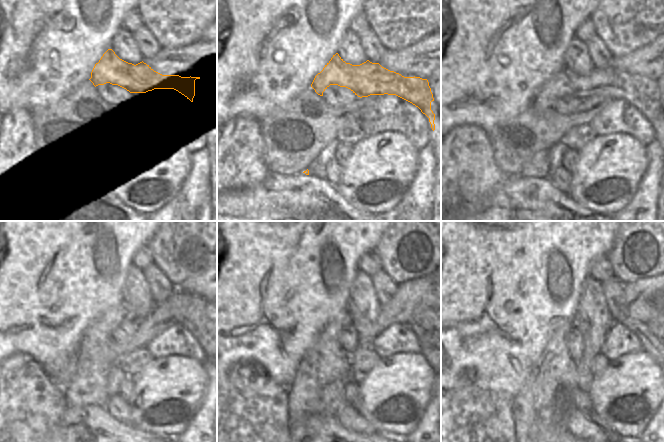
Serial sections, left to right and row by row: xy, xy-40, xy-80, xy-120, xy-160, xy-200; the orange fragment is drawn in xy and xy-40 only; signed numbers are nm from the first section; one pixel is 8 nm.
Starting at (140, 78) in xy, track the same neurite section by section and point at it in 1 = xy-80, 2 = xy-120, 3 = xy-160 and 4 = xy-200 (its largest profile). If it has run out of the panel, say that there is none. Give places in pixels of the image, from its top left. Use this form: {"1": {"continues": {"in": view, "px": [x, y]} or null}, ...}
{"1": {"continues": {"in": "xy-80", "px": [642, 92]}}, "2": {"continues": {"in": "xy-120", "px": [89, 386]}}, "3": {"continues": {"in": "xy-160", "px": [319, 387]}}, "4": {"continues": {"in": "xy-200", "px": [541, 410]}}}

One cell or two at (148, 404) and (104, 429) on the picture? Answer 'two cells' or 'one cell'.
two cells

